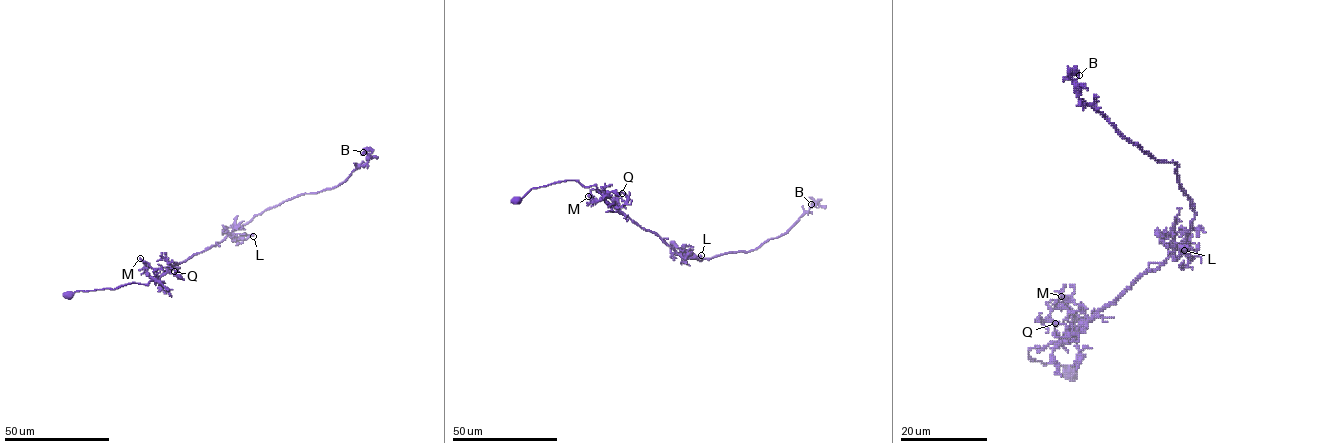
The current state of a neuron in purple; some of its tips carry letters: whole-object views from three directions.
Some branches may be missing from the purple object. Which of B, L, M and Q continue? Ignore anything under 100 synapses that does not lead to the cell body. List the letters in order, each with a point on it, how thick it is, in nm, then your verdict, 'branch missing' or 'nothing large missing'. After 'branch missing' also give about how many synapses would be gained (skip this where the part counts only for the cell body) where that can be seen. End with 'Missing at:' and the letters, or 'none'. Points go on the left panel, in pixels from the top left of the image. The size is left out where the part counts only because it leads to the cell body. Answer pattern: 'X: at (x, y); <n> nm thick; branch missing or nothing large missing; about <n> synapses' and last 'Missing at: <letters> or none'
B: at (363, 152); 160 nm thick; nothing large missing
L: at (253, 236); 170 nm thick; nothing large missing
M: at (140, 258); 130 nm thick; nothing large missing
Q: at (174, 271); 150 nm thick; nothing large missing
Missing at: none

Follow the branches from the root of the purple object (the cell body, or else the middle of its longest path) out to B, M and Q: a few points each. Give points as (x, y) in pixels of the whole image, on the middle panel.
B: (516, 200), (568, 180), (595, 185), (620, 213), (700, 260), (757, 249), (820, 200), (811, 204)
M: (516, 200), (532, 188), (568, 180), (584, 187), (595, 185), (604, 198), (594, 202), (588, 196)
Q: (516, 200), (532, 188), (568, 180), (584, 187), (595, 185), (616, 208), (628, 199), (622, 193)

